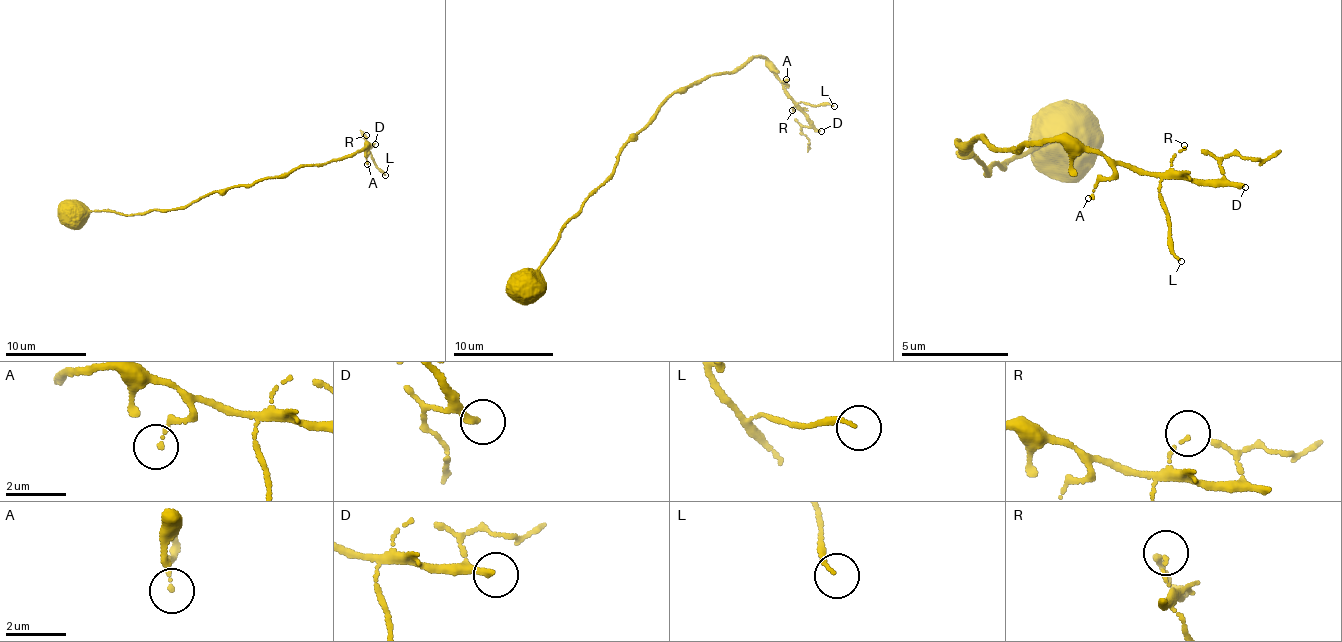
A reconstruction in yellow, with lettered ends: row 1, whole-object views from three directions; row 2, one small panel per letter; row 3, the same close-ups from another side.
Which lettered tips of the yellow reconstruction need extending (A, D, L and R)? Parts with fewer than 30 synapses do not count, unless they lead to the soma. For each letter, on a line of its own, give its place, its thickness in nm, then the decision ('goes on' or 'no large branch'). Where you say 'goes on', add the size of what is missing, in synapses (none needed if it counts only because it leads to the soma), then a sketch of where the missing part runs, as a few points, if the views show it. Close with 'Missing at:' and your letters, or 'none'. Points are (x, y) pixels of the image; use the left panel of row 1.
A: place (367, 164); calibre 130 nm; no large branch
D: place (375, 144); calibre 240 nm; goes on; 170 synapses
L: place (385, 175); calibre 160 nm; no large branch
R: place (366, 135); calibre 80 nm; no large branch
Missing at: D

